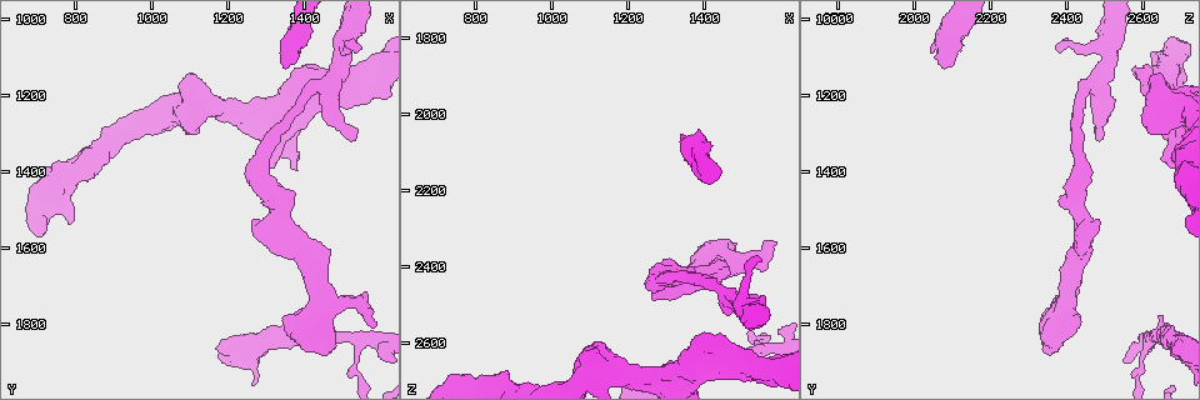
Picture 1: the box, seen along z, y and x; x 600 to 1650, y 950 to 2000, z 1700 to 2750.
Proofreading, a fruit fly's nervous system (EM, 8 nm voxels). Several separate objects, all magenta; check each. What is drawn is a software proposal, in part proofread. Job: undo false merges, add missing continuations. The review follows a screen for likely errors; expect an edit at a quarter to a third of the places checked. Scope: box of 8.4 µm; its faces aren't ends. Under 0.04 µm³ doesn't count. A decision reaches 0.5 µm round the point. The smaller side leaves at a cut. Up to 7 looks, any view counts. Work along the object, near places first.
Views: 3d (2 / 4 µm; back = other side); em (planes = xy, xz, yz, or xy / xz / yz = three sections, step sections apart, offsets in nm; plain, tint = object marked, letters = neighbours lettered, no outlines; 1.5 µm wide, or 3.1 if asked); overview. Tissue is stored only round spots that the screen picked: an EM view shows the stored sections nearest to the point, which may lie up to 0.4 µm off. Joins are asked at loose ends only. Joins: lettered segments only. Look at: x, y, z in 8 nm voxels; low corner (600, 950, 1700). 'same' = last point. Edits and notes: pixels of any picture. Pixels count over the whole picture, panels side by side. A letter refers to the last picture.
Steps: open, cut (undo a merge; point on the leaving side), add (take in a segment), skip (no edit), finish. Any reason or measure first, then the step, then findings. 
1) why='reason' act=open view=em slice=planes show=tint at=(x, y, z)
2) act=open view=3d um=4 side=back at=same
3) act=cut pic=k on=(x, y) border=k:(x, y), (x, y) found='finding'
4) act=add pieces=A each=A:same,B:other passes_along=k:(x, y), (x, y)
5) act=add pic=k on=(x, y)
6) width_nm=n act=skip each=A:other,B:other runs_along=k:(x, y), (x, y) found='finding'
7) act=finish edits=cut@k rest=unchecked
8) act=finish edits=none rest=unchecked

why='an open end' act=open view=3d um=4 side=back at=(1550, 1085, 2390)

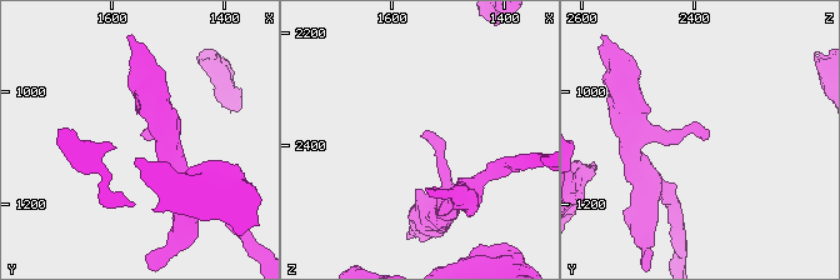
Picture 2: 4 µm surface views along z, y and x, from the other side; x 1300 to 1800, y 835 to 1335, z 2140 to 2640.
act=open view=em slice=planes show=letters at=(1545, 1080, 2385)

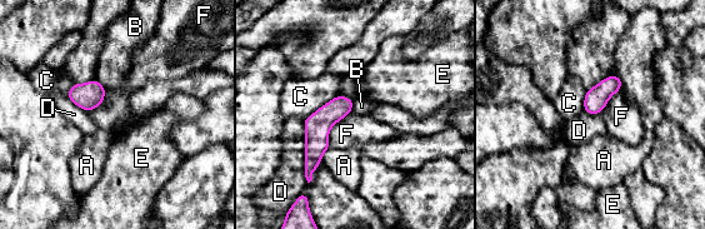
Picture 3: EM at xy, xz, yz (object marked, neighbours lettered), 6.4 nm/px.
longest_contact=D:400nm act=skip each=A:other,B:other,C:other,D:other,E:other,F:other runs_along=3:(350, 101), (316, 130), (310, 168) found='none of them fits'

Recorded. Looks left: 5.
act=open view=3d um=4 at=(1540, 1155, 2670)

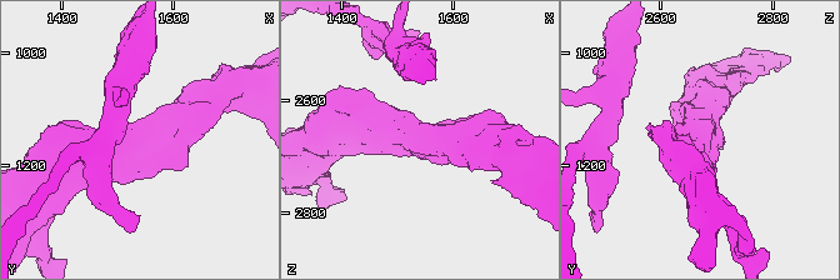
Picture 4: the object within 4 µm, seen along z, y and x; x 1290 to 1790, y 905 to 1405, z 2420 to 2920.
act=open view=em slice=planes show=letters at=(1550, 1155, 2670)

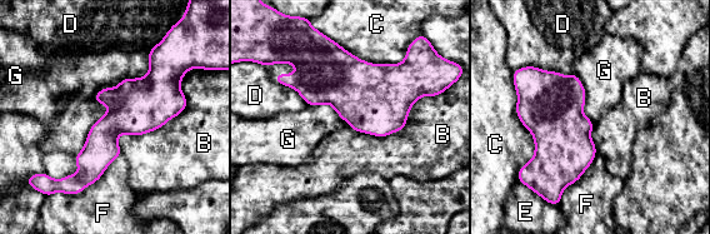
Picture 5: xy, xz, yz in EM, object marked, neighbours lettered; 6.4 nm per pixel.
width_nm=420 act=skip each=B:other,C:other,D:other,E:other,F:other,G:other border=5:(309, 19), (370, 63), (419, 35) found='continuous, no second neuron'

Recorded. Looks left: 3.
why='branch stops here' act=open view=3d um=2 at=(1585, 1815, 2345)

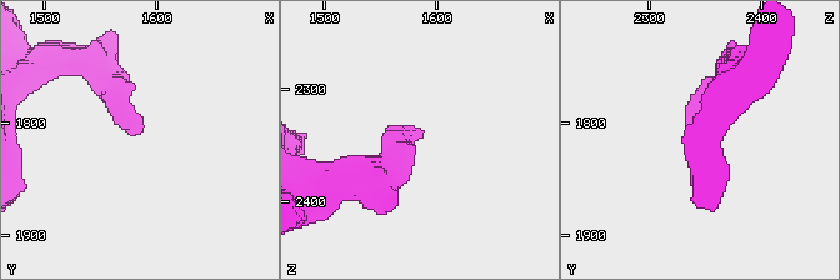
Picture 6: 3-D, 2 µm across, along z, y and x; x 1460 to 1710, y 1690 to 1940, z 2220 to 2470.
act=open view=em slice=xz step=4 show=letters at=(1582, 1810, 2340)

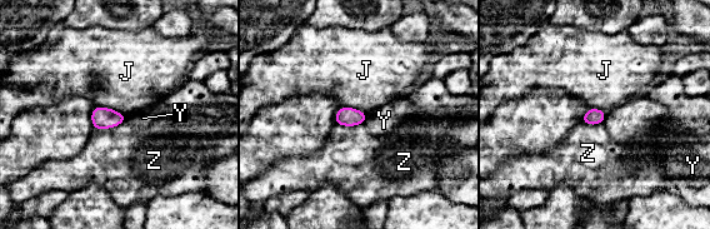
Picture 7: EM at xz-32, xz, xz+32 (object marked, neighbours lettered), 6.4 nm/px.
act=skip each=J:other,Y:other,Z:other found='no lettered segment goes on from it'

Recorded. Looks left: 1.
act=finish edits=none rest=unchecked

